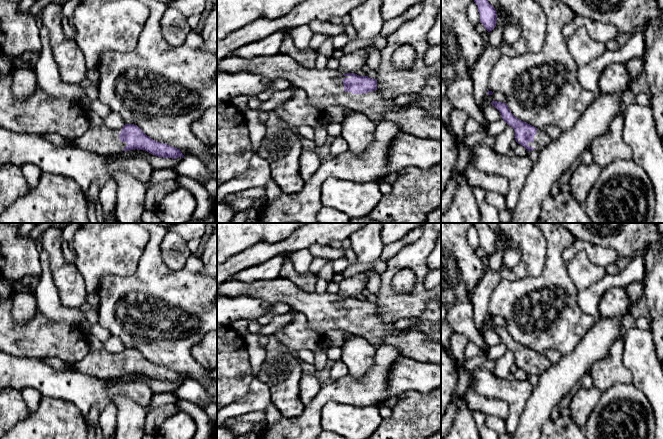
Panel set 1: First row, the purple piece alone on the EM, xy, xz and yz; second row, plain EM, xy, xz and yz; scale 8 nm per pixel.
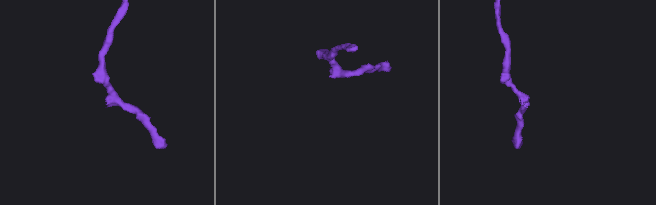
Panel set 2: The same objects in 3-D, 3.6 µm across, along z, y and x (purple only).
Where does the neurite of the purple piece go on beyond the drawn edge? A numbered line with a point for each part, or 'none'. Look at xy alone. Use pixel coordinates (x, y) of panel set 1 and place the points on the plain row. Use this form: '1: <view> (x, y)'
1: xy (102, 364)

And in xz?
1: xz (324, 312)

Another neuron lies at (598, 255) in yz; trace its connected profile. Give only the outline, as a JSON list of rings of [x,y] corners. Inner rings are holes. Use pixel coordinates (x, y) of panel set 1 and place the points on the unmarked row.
[[[575,238],[574,242],[564,249],[562,258],[565,263],[568,263],[579,252],[584,252],[591,263],[601,267],[606,267],[609,264],[615,264],[618,259],[618,254],[614,249],[593,245],[578,238]]]

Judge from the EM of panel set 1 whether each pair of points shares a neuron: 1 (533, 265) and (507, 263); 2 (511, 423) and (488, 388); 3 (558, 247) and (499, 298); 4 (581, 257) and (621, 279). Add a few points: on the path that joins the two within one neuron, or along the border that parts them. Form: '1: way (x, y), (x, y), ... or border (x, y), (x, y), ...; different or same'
1: border (507, 243), (518, 250), (519, 262), (501, 278); different
2: way (514, 411), (514, 402), (500, 389); same
3: way (554, 266), (532, 289), (526, 290), (518, 296); same
4: border (606, 273), (587, 287); different

